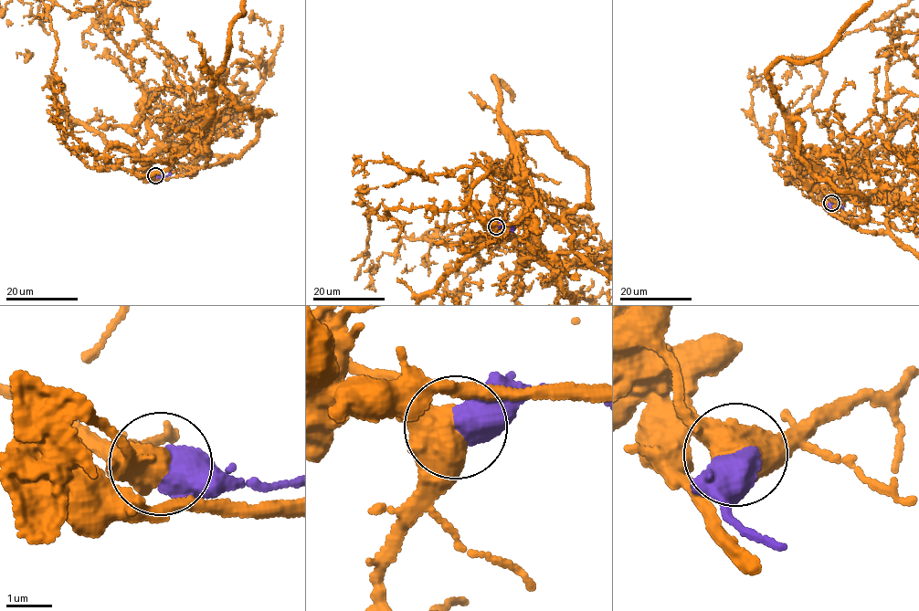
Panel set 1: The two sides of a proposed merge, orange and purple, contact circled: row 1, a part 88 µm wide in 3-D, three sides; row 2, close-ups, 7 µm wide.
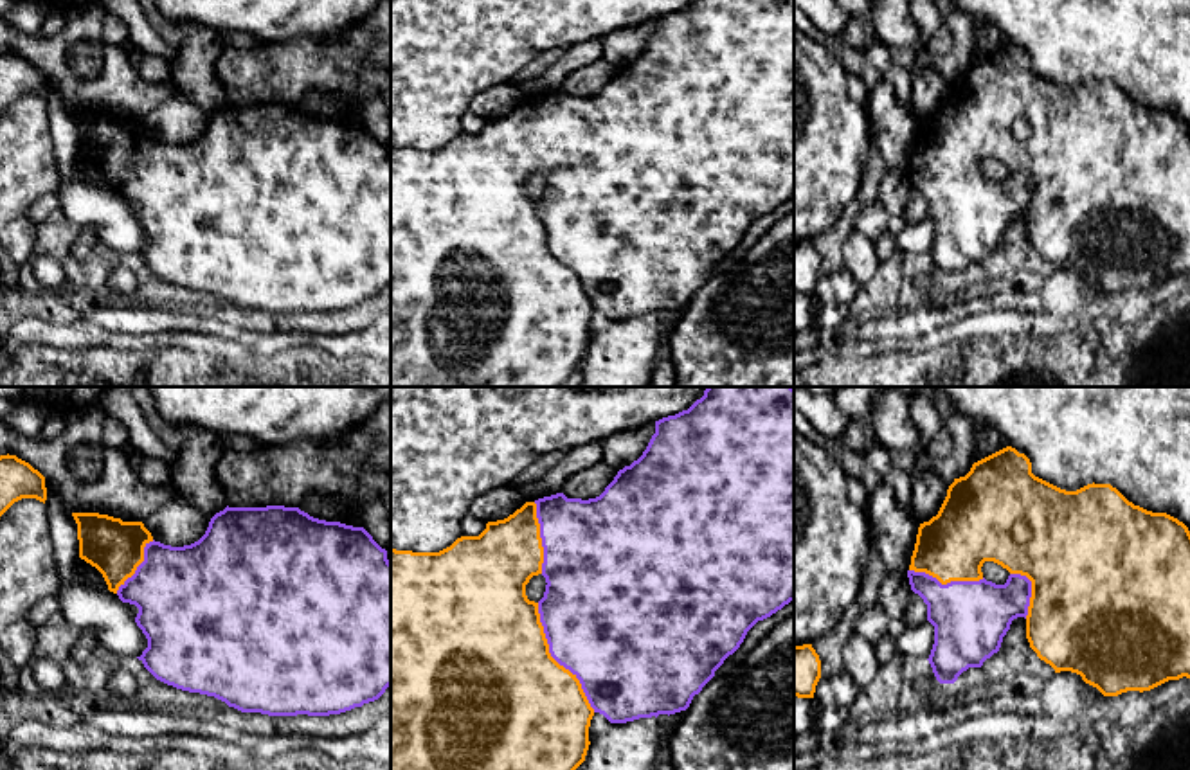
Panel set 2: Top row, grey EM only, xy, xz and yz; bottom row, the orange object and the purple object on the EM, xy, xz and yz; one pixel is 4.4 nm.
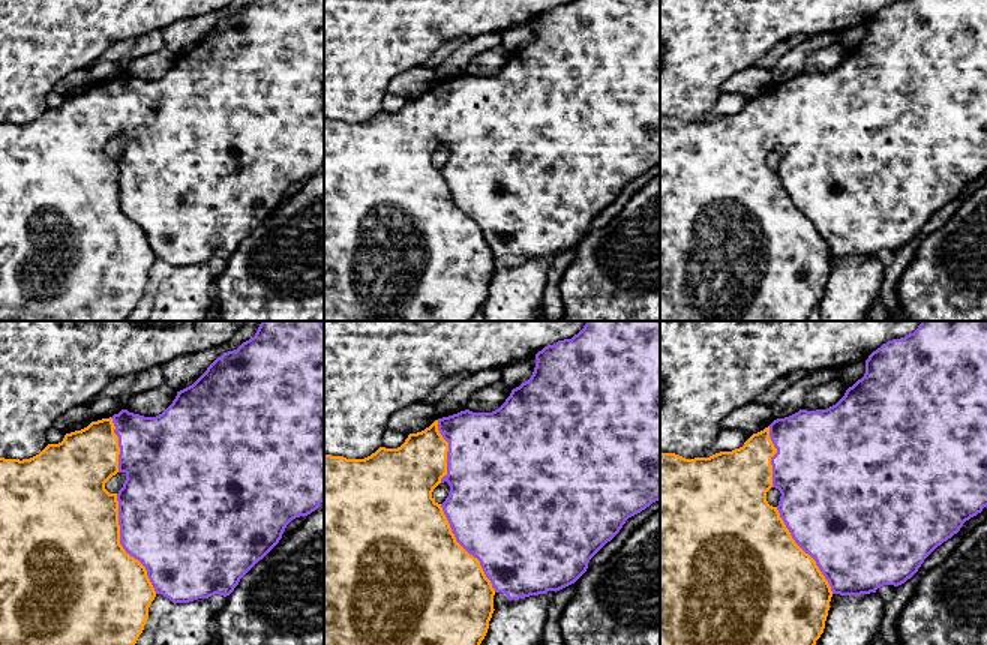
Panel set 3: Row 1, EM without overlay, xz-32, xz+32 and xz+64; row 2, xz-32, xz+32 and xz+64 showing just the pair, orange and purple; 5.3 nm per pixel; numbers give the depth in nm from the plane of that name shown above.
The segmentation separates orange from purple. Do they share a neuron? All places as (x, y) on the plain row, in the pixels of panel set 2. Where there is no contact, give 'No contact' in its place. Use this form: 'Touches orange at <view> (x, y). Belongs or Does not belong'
Touches orange at xz (553, 256). Belongs

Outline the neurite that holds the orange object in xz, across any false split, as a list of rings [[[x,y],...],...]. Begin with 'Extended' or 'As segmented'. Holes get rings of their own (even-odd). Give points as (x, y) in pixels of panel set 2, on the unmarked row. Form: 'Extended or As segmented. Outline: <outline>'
Extended. Outline: [[[693,0],[688,7],[655,18],[643,52],[618,68],[605,88],[589,97],[567,95],[563,90],[526,99],[504,117],[488,119],[479,133],[461,133],[439,149],[412,149],[391,146],[391,387],[560,387],[585,358],[589,347],[589,324],[596,309],[610,320],[627,320],[639,315],[675,311],[686,308],[695,291],[715,273],[724,257],[744,239],[747,228],[785,201],[794,198],[794,0]],[[533,173],[545,175],[544,194],[535,200],[526,192]]]

